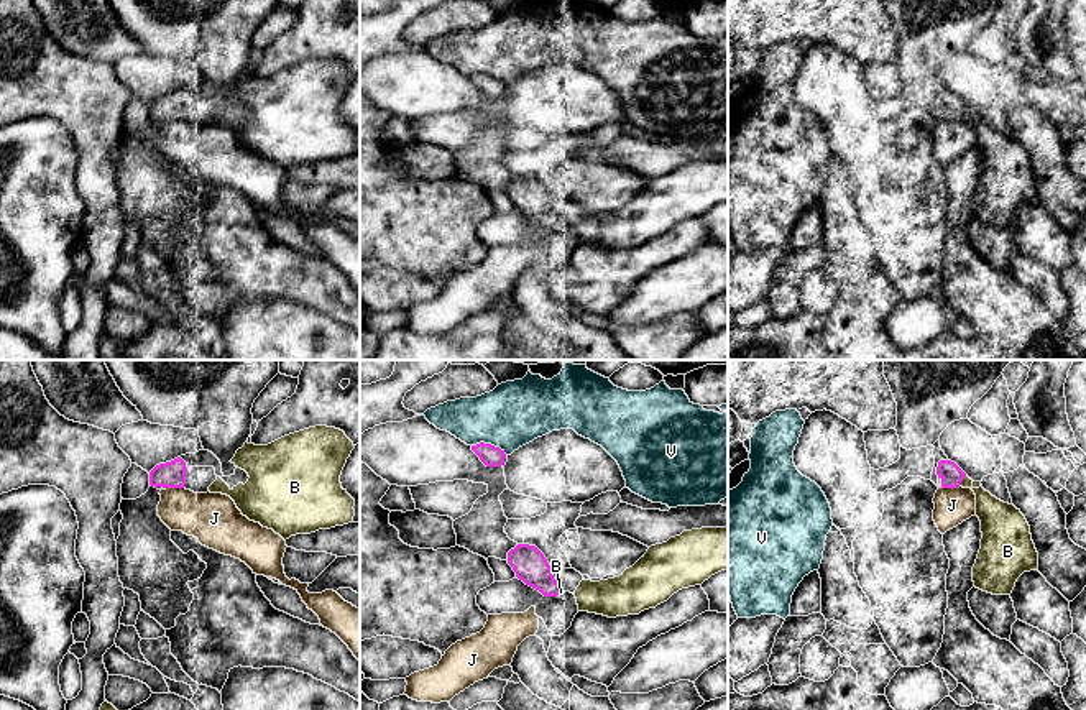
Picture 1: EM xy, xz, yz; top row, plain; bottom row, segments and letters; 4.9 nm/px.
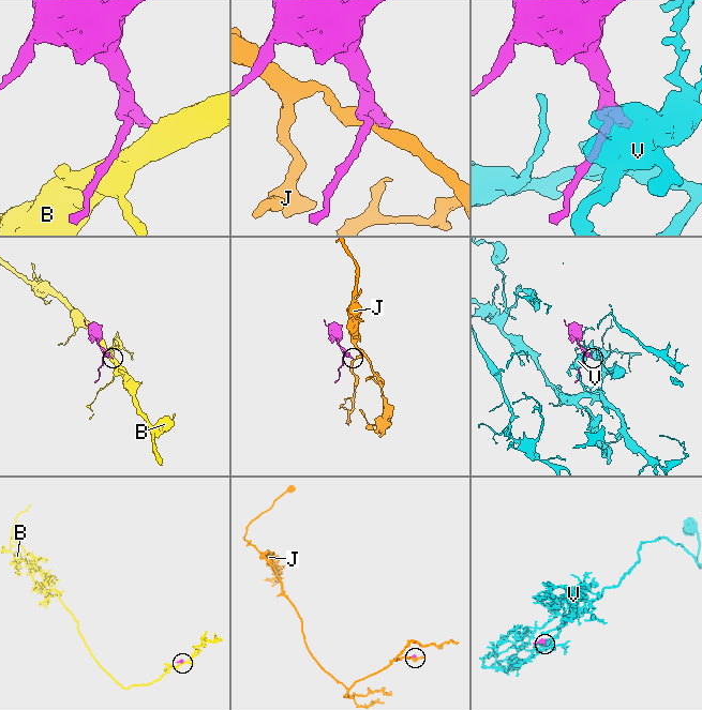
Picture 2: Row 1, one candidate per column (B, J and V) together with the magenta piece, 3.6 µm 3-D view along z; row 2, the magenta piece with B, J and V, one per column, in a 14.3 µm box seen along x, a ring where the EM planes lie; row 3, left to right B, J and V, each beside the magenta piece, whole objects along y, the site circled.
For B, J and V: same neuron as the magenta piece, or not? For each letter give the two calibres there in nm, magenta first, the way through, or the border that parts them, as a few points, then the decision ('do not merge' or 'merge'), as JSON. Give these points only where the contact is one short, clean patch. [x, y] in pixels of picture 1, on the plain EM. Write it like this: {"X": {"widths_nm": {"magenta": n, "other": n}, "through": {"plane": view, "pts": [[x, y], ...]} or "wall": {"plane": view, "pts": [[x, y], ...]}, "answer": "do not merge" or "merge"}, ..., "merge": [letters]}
{"B": {"widths_nm": {"magenta": 110, "other": 160}, "answer": "merge"}, "J": {"widths_nm": {"magenta": 130, "other": 260}, "wall": {"plane": "xy", "pts": [[166, 119], [183, 120]]}, "answer": "do not merge"}, "V": {"widths_nm": {"magenta": 100, "other": 320}, "wall": {"plane": "xz", "pts": [[472, 76], [493, 76], [506, 86]]}, "answer": "do not merge"}, "merge": ["B"]}

